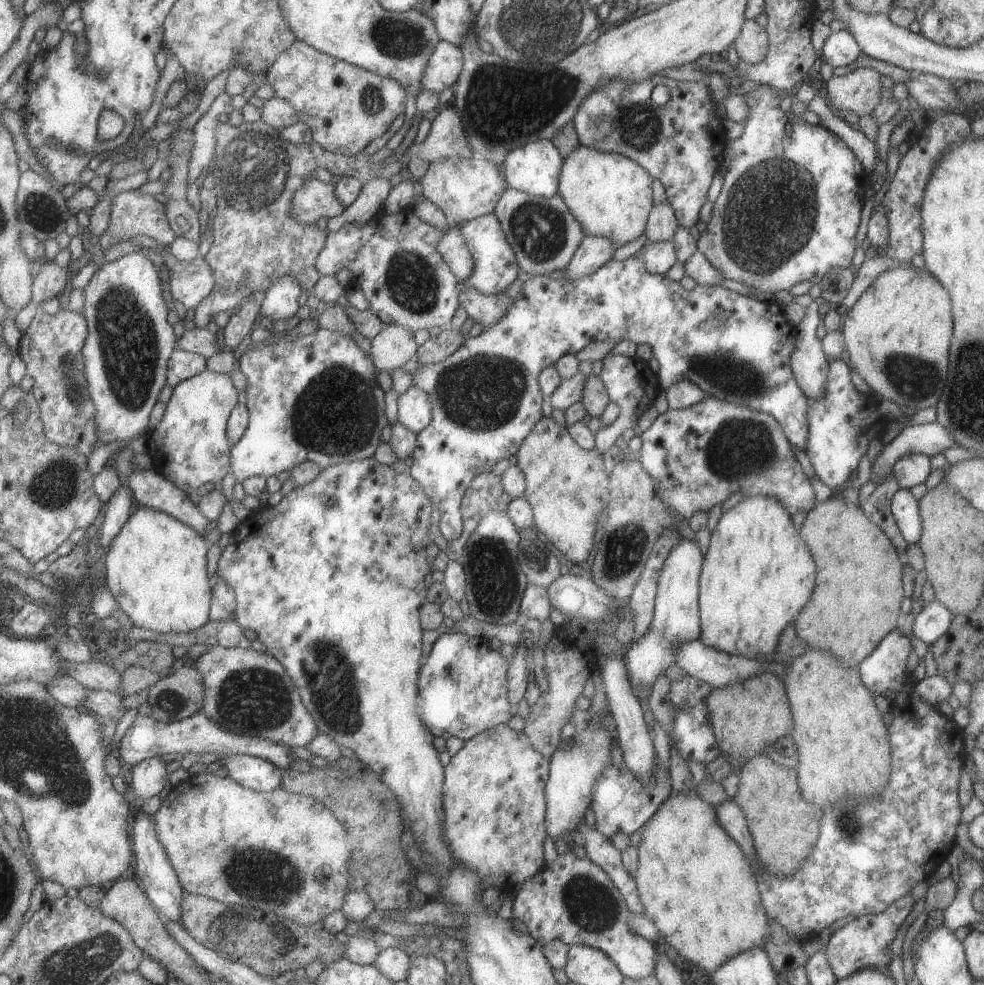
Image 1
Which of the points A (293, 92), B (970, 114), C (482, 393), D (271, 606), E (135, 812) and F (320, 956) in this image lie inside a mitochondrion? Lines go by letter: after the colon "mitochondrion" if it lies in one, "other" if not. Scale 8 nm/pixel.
A: other
B: other
C: mitochondrion
D: other
E: other
F: other

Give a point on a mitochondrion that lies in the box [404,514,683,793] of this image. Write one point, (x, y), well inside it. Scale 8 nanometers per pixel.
(493, 570)

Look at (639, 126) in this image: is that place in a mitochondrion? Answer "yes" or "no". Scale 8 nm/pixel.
yes

